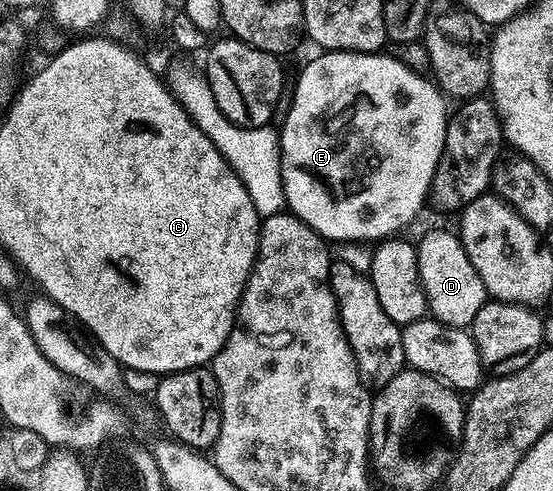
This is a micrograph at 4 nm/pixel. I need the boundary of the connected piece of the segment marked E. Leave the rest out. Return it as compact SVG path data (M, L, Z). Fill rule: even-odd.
M330 50L328 52L318 53L318 58L313 58L301 70L301 75L297 78L297 83L292 83L291 94L293 90L293 99L289 102L289 111L285 114L285 123L279 126L279 133L281 136L281 179L283 180L283 192L285 193L286 207L298 218L303 220L311 227L315 233L320 234L322 238L328 240L330 243L367 243L373 244L378 240L384 240L390 236L396 235L417 213L421 210L421 205L426 205L429 196L429 185L435 176L435 168L439 164L439 156L443 156L443 144L445 143L445 133L449 127L450 115L445 114L445 102L447 103L446 95L442 94L440 89L426 75L416 74L411 68L405 67L399 60L390 57L388 53L378 52L376 54L360 54L359 52L351 52L350 50Z

